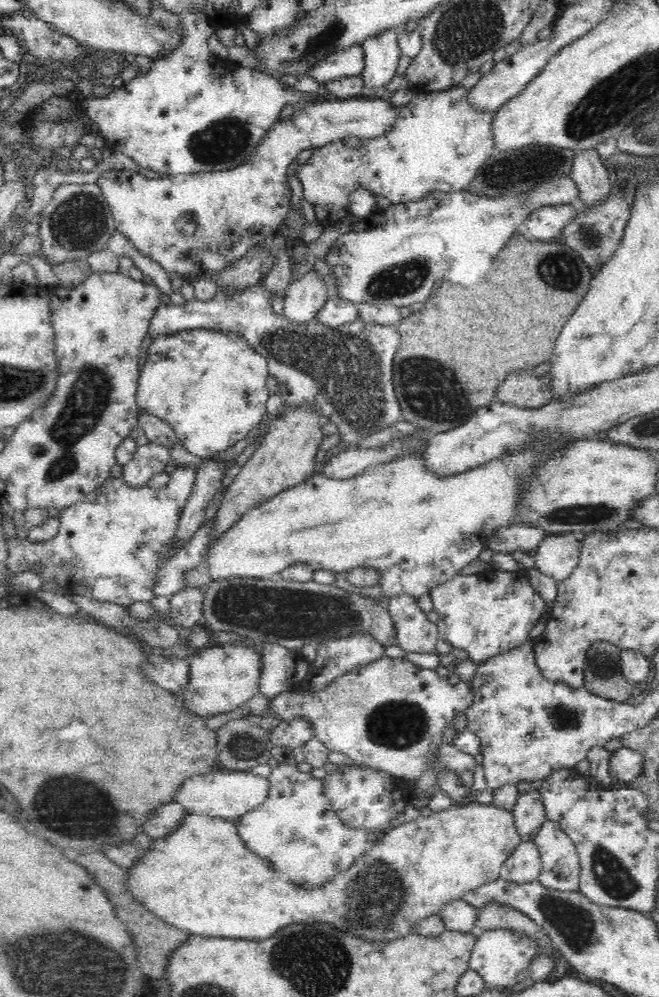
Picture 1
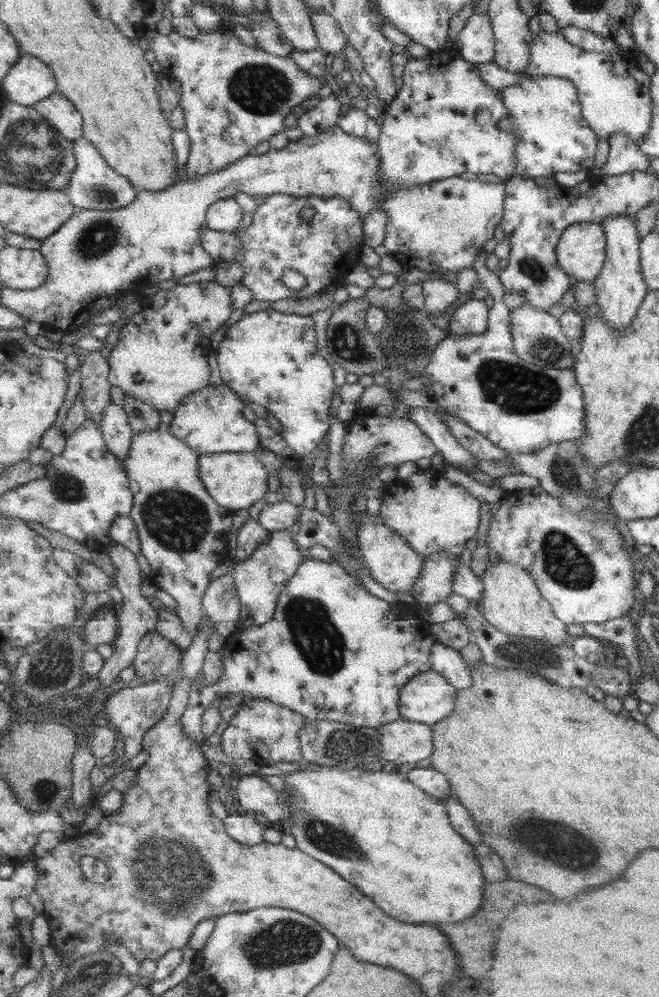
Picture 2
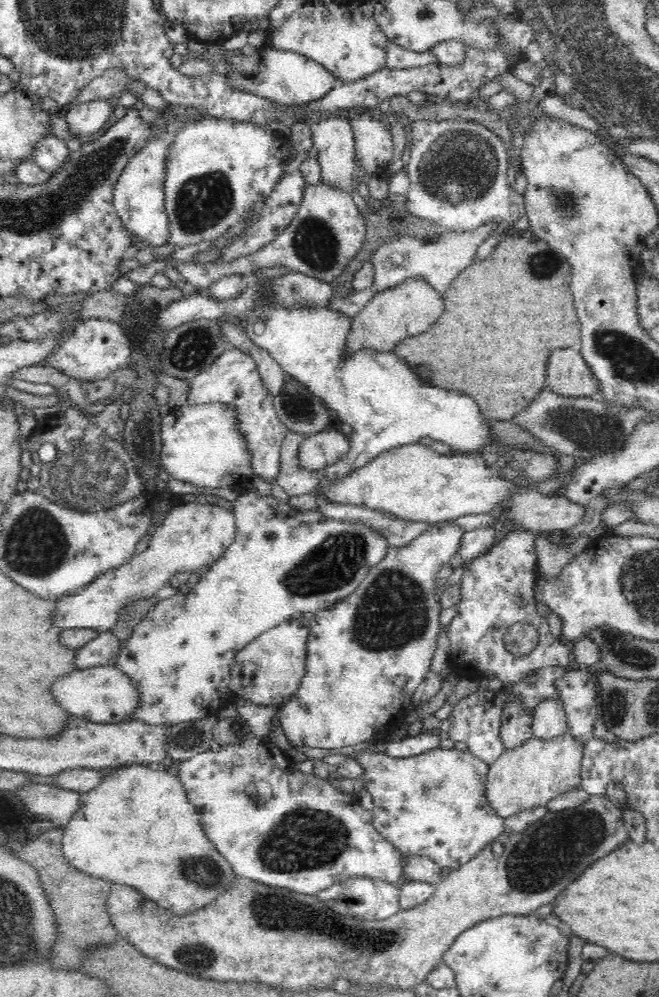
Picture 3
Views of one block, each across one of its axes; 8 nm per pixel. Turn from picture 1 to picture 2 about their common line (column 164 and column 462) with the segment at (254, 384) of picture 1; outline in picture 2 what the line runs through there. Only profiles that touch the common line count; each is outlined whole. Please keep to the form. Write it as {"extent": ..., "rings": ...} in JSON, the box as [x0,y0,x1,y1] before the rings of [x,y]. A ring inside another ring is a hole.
{"extent":[426,252,586,454],"rings":[[[481,252],[474,267],[478,272],[480,286],[485,287],[493,298],[488,331],[470,335],[451,333],[438,344],[426,368],[426,374],[432,381],[428,393],[446,412],[460,418],[508,452],[531,454],[554,442],[566,440],[577,444],[586,434],[586,402],[582,385],[572,368],[543,367],[523,360],[515,352],[514,336],[510,329],[511,310],[503,300],[506,290],[500,276],[485,266],[487,255],[487,252]]]}

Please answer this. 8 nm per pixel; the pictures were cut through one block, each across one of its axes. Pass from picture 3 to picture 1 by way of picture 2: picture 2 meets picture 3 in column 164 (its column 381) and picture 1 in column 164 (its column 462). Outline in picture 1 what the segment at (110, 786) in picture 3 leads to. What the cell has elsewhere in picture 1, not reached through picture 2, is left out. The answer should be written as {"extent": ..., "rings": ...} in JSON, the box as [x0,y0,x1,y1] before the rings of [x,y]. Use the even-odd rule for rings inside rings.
{"extent":[125,800,522,939],"rings":[[[474,800],[466,805],[450,806],[447,810],[437,813],[426,812],[426,815],[418,817],[416,820],[393,827],[386,832],[384,839],[380,840],[370,852],[366,852],[367,854],[360,861],[356,861],[348,872],[340,872],[340,880],[336,880],[334,886],[330,884],[328,888],[318,888],[316,892],[312,892],[312,890],[302,890],[302,888],[296,888],[294,884],[288,884],[288,882],[280,880],[281,875],[272,870],[268,863],[258,859],[256,854],[247,850],[237,835],[236,826],[234,826],[231,820],[200,815],[198,813],[187,813],[179,822],[175,831],[159,839],[153,839],[148,850],[144,852],[144,856],[127,869],[125,886],[127,886],[131,895],[137,899],[137,902],[144,904],[146,910],[156,914],[164,922],[168,922],[168,924],[172,924],[172,926],[176,926],[180,930],[188,930],[190,934],[198,934],[198,936],[254,939],[258,938],[258,936],[268,936],[268,934],[276,932],[276,928],[282,928],[284,924],[290,924],[292,920],[328,920],[328,922],[332,922],[332,924],[336,924],[340,928],[348,928],[348,932],[356,932],[356,936],[380,936],[380,938],[393,939],[394,937],[415,933],[411,930],[413,924],[419,918],[426,915],[437,914],[439,908],[444,903],[454,899],[461,899],[461,894],[464,894],[466,891],[479,887],[481,884],[498,880],[505,861],[522,841],[518,827],[516,827],[516,819],[514,819],[514,811],[512,809],[500,807],[493,802],[482,804]]]}

